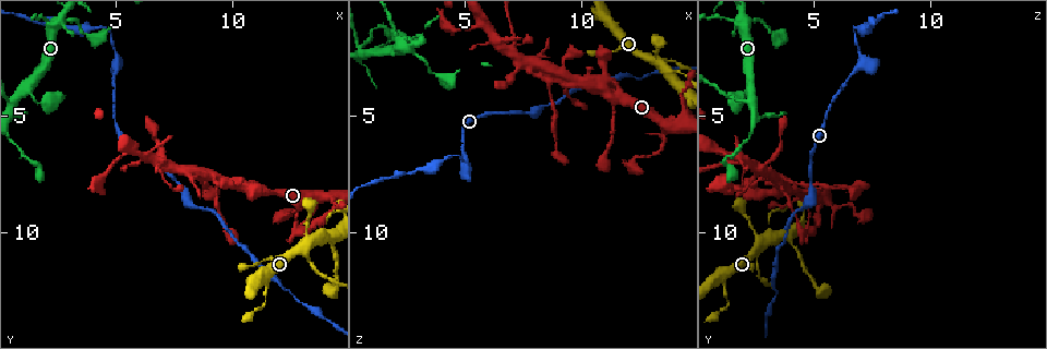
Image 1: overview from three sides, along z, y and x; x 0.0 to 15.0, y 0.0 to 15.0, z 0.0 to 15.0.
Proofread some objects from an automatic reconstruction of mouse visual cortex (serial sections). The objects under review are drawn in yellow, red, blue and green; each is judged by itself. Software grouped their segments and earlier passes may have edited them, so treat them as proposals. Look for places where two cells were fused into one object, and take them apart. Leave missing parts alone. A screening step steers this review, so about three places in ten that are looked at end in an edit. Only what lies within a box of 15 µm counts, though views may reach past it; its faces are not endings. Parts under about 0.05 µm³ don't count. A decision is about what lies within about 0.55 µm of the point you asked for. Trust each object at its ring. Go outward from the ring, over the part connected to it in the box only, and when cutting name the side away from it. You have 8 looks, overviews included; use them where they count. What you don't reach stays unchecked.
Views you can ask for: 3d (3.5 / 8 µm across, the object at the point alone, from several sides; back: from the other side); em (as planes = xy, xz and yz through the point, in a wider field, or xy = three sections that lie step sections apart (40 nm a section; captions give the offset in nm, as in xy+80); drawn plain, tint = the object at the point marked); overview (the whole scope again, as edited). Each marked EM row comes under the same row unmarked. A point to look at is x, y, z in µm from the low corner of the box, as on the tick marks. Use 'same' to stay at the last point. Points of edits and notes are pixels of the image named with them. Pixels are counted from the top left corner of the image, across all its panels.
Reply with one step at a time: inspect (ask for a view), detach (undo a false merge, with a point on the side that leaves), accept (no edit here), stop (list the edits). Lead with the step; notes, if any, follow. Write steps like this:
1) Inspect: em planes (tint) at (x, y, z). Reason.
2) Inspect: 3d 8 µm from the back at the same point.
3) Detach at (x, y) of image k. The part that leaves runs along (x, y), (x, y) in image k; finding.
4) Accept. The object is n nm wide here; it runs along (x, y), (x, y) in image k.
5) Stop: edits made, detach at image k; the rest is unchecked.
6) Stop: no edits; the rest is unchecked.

Inspect: 3d 3.5 µm at (11.5, 8.2, 4.5).

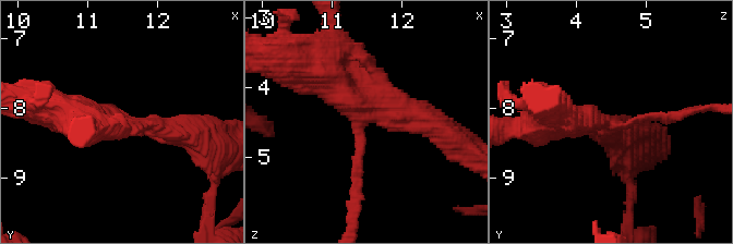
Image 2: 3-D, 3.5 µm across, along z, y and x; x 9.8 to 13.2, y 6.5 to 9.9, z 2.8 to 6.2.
Inspect: em xy step 1 (tint) at (11.60, 8.20, 4.45).

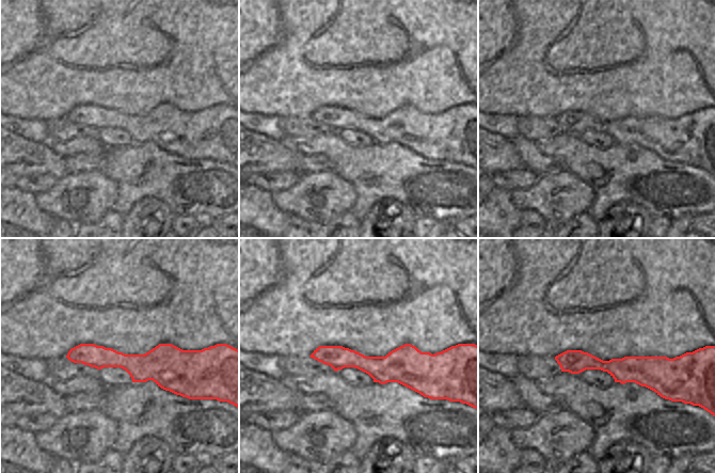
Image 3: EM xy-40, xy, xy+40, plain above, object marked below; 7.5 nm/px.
Accept. It runs along (443, 130), (365, 119), (359, 183) in image 2; continuous, no second cell.

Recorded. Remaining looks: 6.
Inspect: 3d 8 µm at (7.1, 7.0, 1.8). Small branch off a trunk.

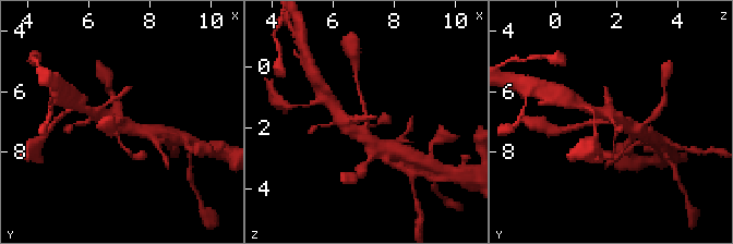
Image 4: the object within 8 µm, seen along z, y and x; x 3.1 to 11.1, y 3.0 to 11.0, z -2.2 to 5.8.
Inspect: em xy step 2 (tint) at (7.1, 7.0, 1.8).

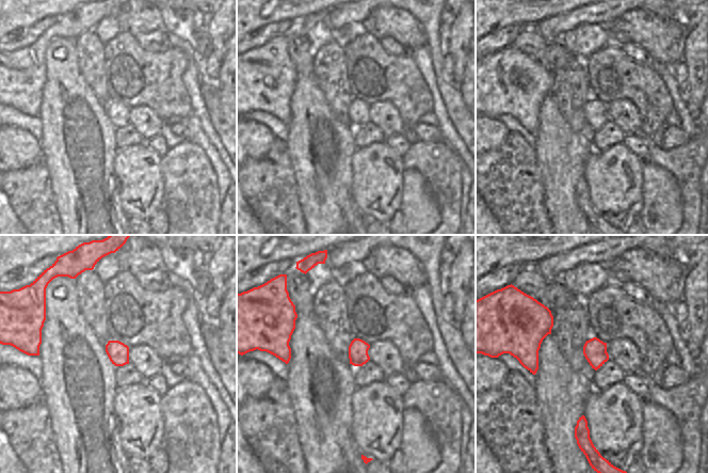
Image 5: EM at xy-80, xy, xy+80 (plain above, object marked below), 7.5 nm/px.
Accept. It runs along (377, 145), (364, 136), (360, 92) in image 4; one cell here.

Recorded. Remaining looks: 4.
Inspect: 3d 3.5 µm at (4.9, 2.0, 6.9). Thick turns thin.

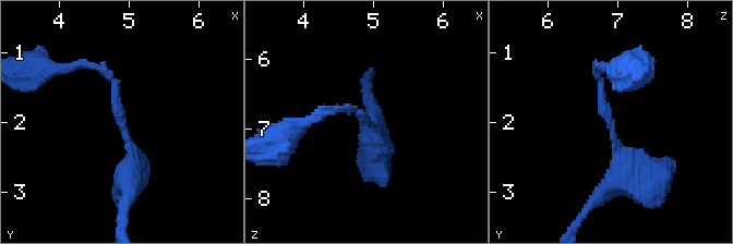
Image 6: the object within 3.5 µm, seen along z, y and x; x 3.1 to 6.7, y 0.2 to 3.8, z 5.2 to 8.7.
Inspect: em xy step 5 (tint) at (4.85, 2.00, 6.85).

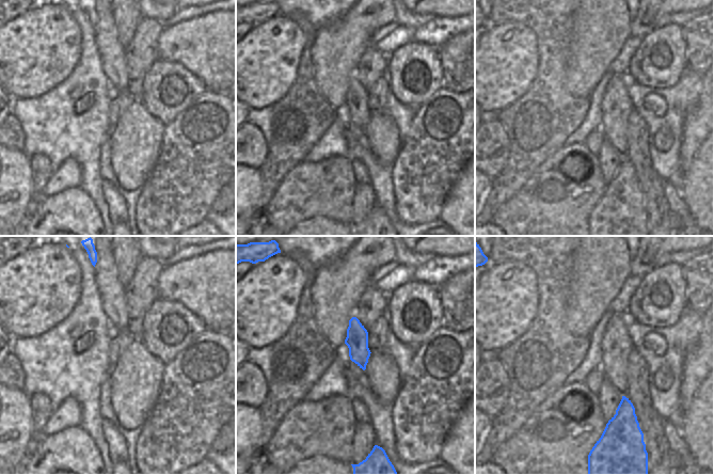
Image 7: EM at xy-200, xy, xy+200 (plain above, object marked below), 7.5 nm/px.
Accept. One cell here.

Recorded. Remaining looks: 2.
Stop: no edits; the rest is unchecked.

